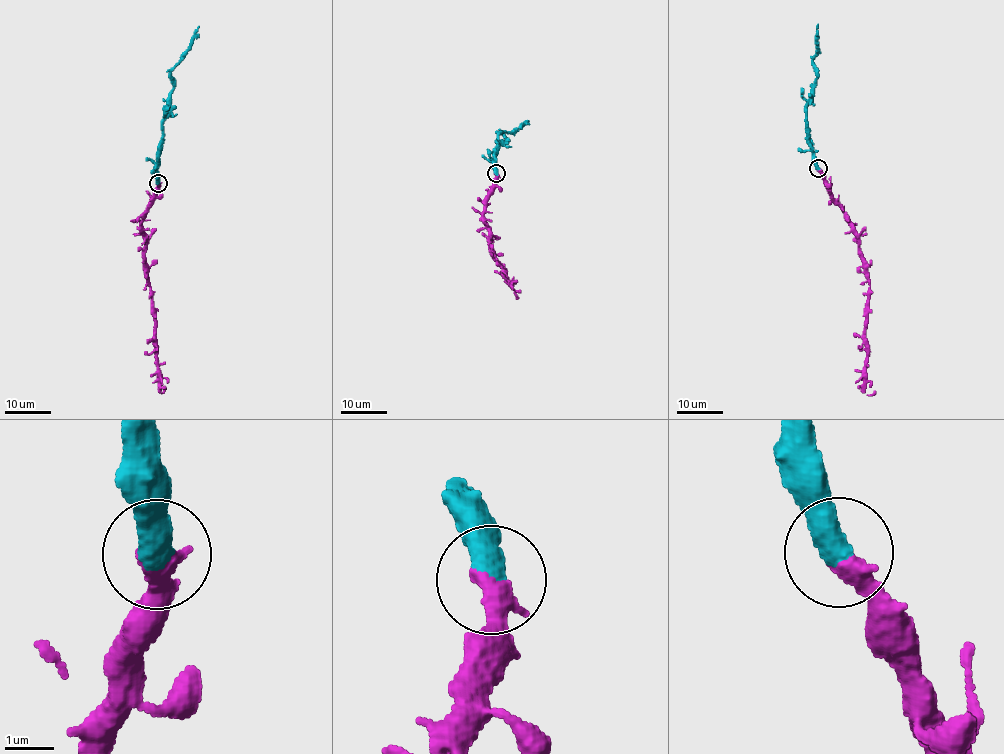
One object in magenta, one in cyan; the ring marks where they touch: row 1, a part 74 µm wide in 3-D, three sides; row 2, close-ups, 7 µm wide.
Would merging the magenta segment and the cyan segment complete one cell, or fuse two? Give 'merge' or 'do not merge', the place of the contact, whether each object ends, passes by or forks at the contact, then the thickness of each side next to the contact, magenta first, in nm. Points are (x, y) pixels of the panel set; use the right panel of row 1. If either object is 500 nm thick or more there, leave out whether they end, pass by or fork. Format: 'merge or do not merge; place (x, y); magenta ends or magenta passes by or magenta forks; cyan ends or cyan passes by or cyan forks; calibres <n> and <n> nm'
merge; place (818, 168); calibres 460 and 600 nm

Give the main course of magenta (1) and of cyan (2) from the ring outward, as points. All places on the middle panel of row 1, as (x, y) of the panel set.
1: (496, 173), (483, 218), (493, 256), (503, 268), (506, 282), (517, 298)
2: (496, 173), (496, 140), (506, 141), (503, 131), (511, 132), (528, 121)

